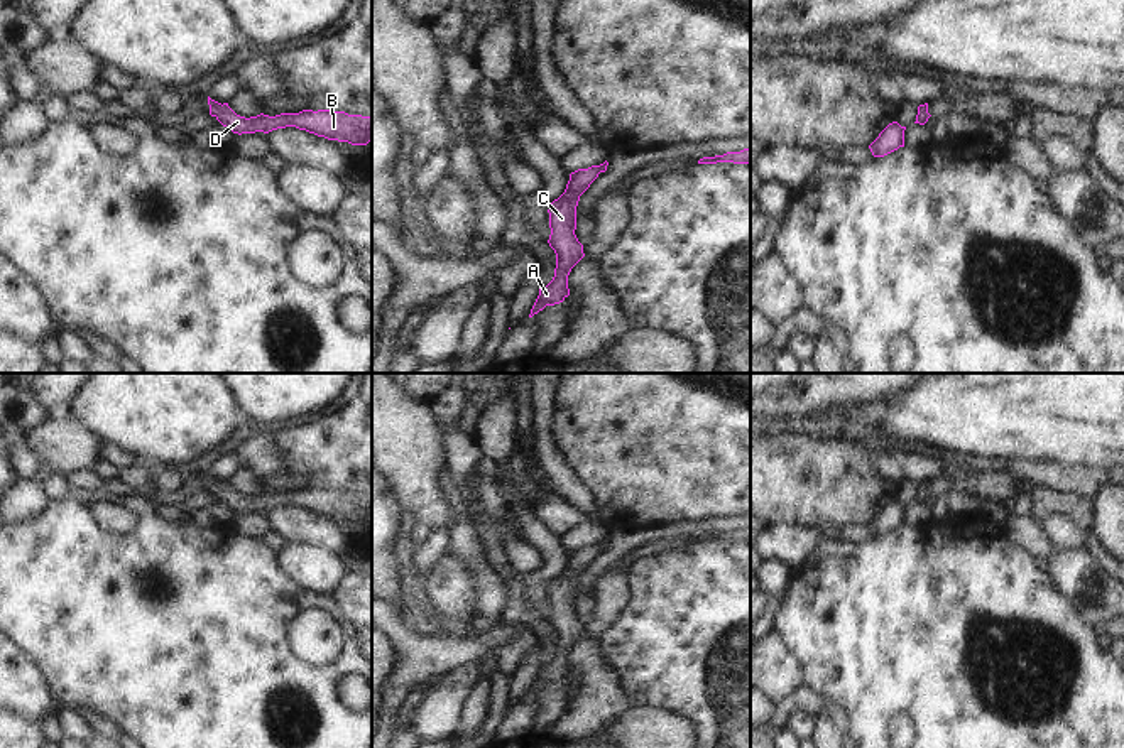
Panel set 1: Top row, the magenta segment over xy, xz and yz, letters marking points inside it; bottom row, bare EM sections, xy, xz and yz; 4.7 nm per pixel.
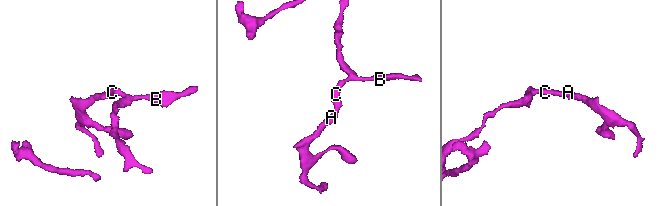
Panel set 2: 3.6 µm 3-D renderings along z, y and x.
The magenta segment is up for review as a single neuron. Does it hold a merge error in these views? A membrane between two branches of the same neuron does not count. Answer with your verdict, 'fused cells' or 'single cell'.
single cell

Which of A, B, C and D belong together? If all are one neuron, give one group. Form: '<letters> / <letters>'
A B C D

